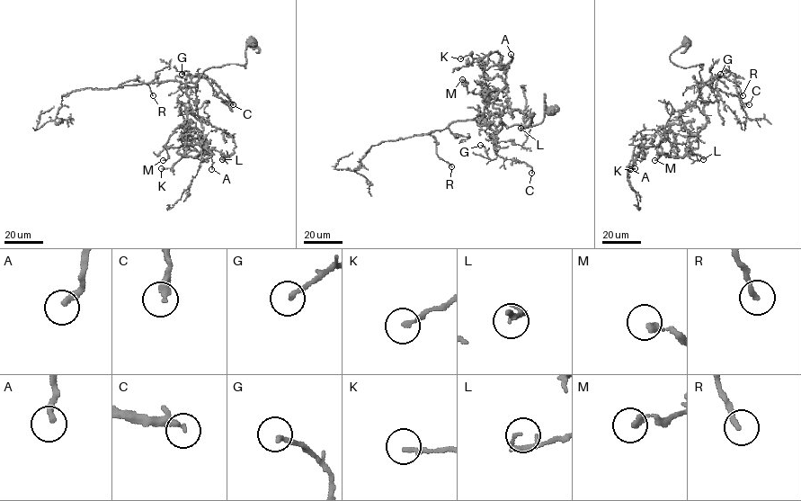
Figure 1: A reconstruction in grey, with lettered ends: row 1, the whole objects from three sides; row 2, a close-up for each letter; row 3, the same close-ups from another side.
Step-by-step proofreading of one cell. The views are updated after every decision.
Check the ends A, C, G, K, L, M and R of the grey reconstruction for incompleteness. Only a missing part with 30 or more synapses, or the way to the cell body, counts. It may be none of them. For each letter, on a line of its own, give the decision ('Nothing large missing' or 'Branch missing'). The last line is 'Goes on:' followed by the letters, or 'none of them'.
A: Branch missing
C: Branch missing
G: Nothing large missing
K: Nothing large missing
L: Nothing large missing
M: Nothing large missing
R: Branch missing
Goes on: A, C, R

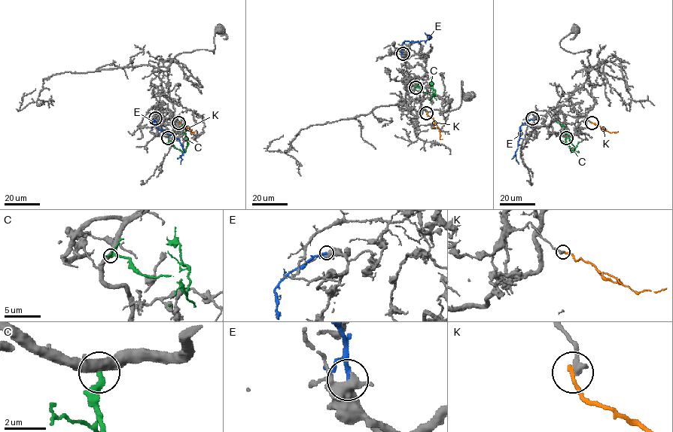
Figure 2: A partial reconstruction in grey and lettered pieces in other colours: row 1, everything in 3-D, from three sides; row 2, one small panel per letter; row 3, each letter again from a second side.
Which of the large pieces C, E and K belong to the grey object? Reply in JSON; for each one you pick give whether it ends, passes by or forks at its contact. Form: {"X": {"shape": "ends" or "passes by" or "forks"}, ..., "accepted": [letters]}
{"accepted": []}

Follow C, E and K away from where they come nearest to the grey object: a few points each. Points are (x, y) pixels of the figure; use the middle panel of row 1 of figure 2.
C: (415, 86), (424, 92), (432, 92), (433, 95), (430, 77)
E: (403, 53), (402, 44), (405, 41), (419, 41), (431, 37), (428, 37), (427, 40)
K: (427, 113), (432, 118), (442, 139)

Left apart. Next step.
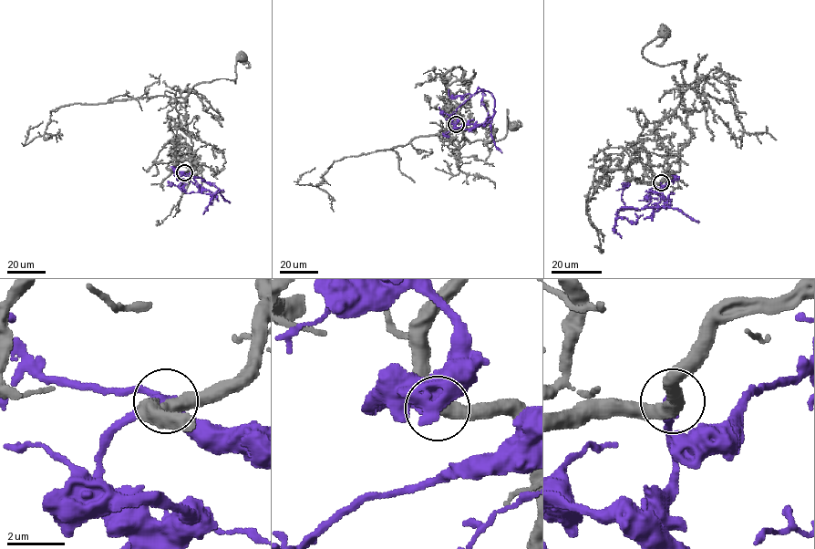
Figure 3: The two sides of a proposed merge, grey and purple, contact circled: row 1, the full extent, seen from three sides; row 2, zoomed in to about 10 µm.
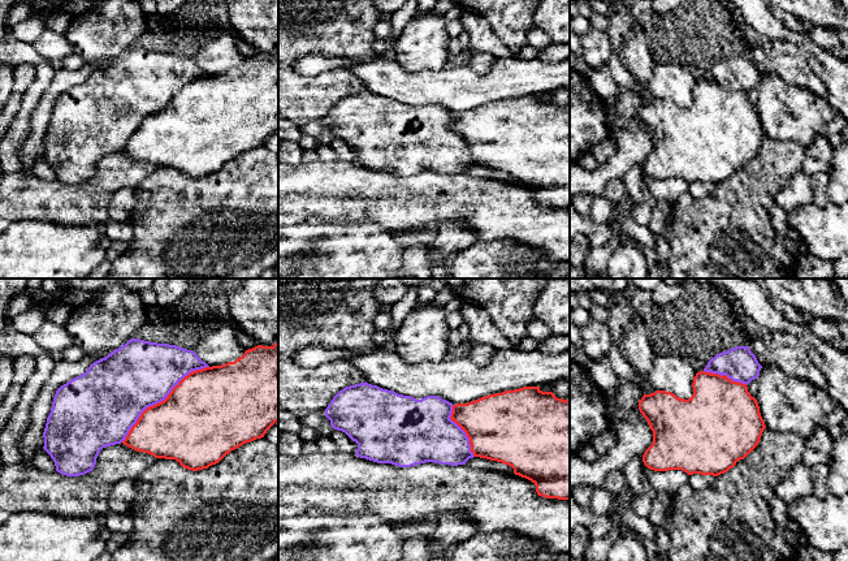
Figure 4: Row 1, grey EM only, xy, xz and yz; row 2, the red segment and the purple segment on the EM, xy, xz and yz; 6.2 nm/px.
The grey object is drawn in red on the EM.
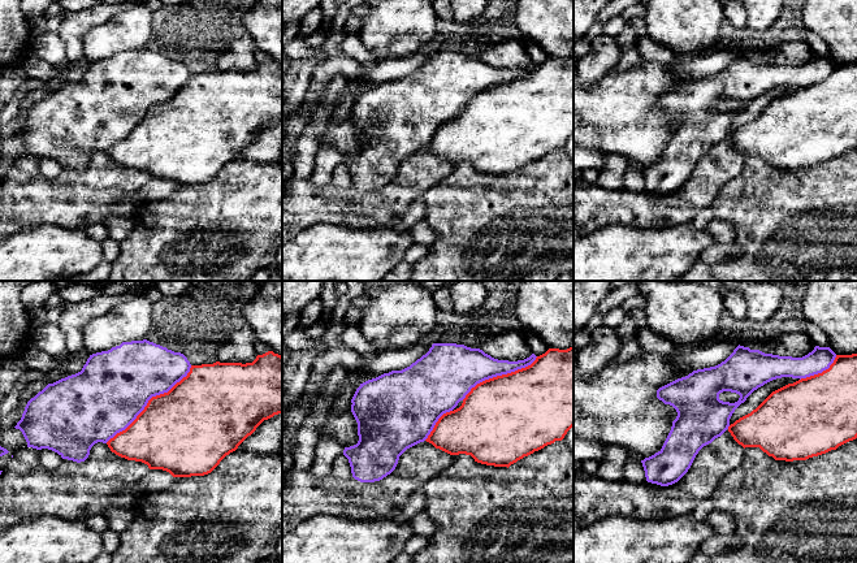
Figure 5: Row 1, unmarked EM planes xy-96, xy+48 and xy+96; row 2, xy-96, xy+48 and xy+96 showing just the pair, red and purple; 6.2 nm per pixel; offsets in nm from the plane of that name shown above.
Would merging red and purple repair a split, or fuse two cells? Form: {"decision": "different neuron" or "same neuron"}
{"decision": "different neuron"}

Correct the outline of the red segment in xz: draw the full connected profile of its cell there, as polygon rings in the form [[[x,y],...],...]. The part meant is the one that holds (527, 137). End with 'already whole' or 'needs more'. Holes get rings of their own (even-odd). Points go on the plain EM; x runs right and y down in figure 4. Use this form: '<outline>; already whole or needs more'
[[[523,95],[453,113],[450,128],[466,141],[475,165],[511,174],[536,194],[538,204],[570,208],[570,109]]]; already whole

